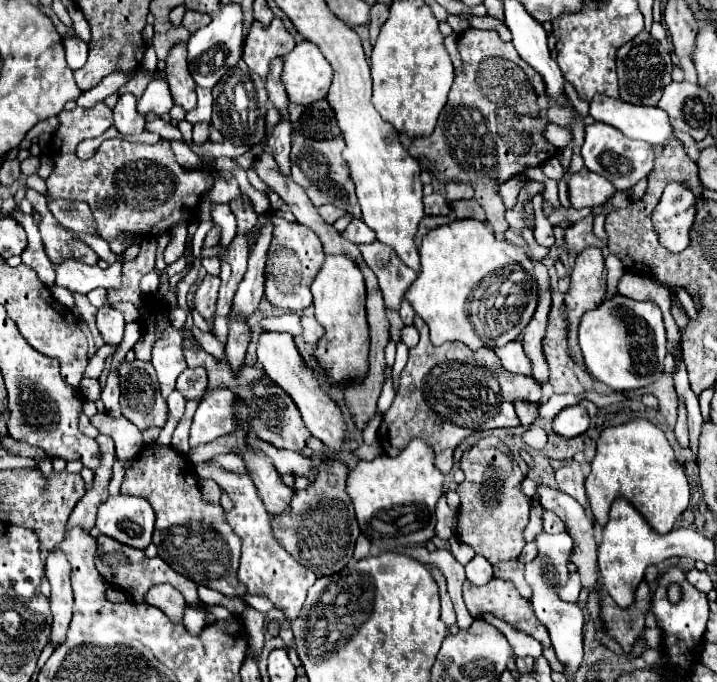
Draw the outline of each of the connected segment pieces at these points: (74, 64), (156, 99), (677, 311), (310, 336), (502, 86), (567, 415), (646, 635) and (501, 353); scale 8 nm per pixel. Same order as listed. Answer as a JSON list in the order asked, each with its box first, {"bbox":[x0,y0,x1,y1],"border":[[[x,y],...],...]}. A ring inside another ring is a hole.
[{"bbox":[64,35,88,69],"border":[[[72,35],[72,37],[64,39],[64,47],[66,47],[68,67],[70,69],[80,69],[88,59],[88,45],[80,37]]]},{"bbox":[138,79,172,115],"border":[[[154,79],[142,99],[138,101],[138,113],[140,115],[148,115],[148,113],[156,113],[156,115],[164,115],[172,109],[172,95],[168,91],[168,83],[164,83],[162,79]]]},{"bbox":[670,301,690,333],"border":[[[672,301],[672,309],[670,309],[670,311],[672,311],[672,317],[676,319],[676,325],[680,327],[680,333],[682,333],[684,327],[688,325],[688,321],[690,321],[690,319],[688,319],[688,313],[684,311],[682,305],[676,305],[674,301]]]},{"bbox":[300,317,322,343],"border":[[[302,317],[300,325],[302,325],[302,337],[306,343],[316,343],[316,339],[320,339],[322,327],[320,323],[316,323],[314,317]]]},{"bbox":[408,27,558,233],"border":[[[470,27],[458,35],[456,43],[462,57],[462,69],[456,69],[454,73],[454,85],[450,89],[448,103],[440,113],[434,133],[430,137],[412,139],[408,151],[424,169],[432,171],[440,183],[460,181],[472,185],[476,191],[476,201],[486,211],[488,225],[492,225],[494,231],[504,233],[508,229],[508,223],[504,219],[506,207],[502,203],[502,197],[498,195],[498,187],[518,173],[530,167],[540,167],[548,159],[558,155],[558,149],[544,139],[544,129],[550,123],[550,97],[546,95],[544,79],[524,59],[520,59],[512,43],[500,39],[498,31],[482,31]]]},{"bbox":[552,405,590,439],"border":[[[580,405],[562,409],[552,421],[554,433],[560,437],[566,437],[566,439],[572,439],[572,437],[584,433],[588,429],[588,425],[590,425],[590,417],[584,411],[584,407],[580,407]]]},{"bbox":[642,628,662,649],"border":[[[647,628],[645,629],[642,637],[645,639],[648,646],[654,649],[659,649],[662,647],[662,632],[659,628]]]},{"bbox":[494,341,530,375],"border":[[[510,341],[504,347],[496,347],[494,349],[496,355],[500,357],[502,365],[510,371],[510,373],[520,373],[520,375],[530,375],[530,359],[526,357],[522,343],[518,341]]]}]

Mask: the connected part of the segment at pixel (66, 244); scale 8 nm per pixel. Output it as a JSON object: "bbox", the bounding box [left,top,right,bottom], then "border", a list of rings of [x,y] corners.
{"bbox":[26,189,98,265],"border":[[[28,189],[26,199],[32,203],[34,211],[40,215],[40,233],[42,233],[42,241],[46,247],[46,255],[50,257],[50,261],[60,263],[64,259],[80,259],[86,265],[96,265],[98,255],[80,239],[72,237],[60,223],[56,223],[56,219],[50,215],[48,207],[46,207],[46,197],[42,197],[40,193]]]}

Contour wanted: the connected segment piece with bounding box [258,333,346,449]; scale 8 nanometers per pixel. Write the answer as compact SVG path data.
M264 333L264 335L260 335L258 361L264 367L266 375L294 399L308 431L314 437L318 437L324 445L328 445L332 449L340 449L342 439L344 439L344 429L346 429L342 413L340 413L338 405L320 389L320 383L314 377L312 369L302 361L298 349L294 347L292 335L290 333Z

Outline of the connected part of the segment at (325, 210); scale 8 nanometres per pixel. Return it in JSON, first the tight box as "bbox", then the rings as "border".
{"bbox":[319,205,346,224],"border":[[[324,205],[319,208],[319,214],[329,224],[334,224],[340,217],[346,215],[346,213],[332,205]]]}

